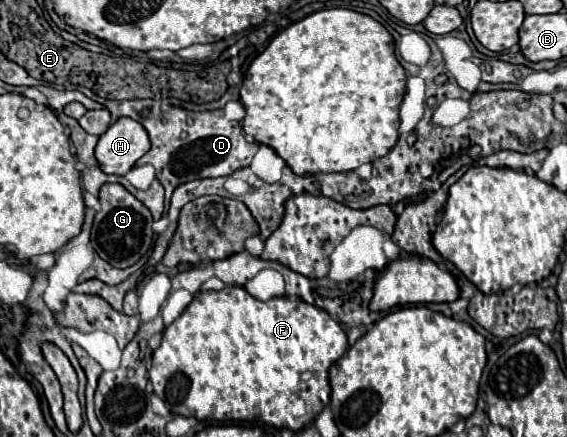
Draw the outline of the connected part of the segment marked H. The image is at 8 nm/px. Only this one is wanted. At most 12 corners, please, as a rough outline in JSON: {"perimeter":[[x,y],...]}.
{"perimeter":[[119,118],[99,136],[103,172],[123,176],[149,150],[137,120]]}

